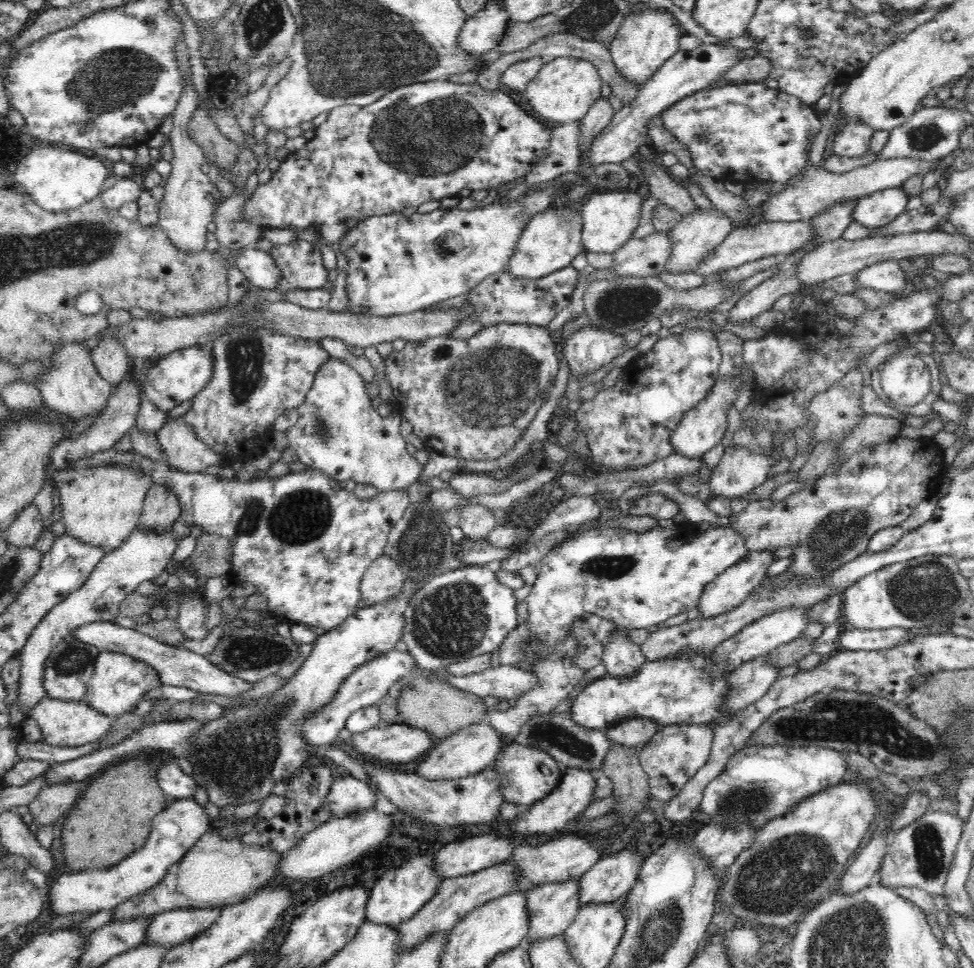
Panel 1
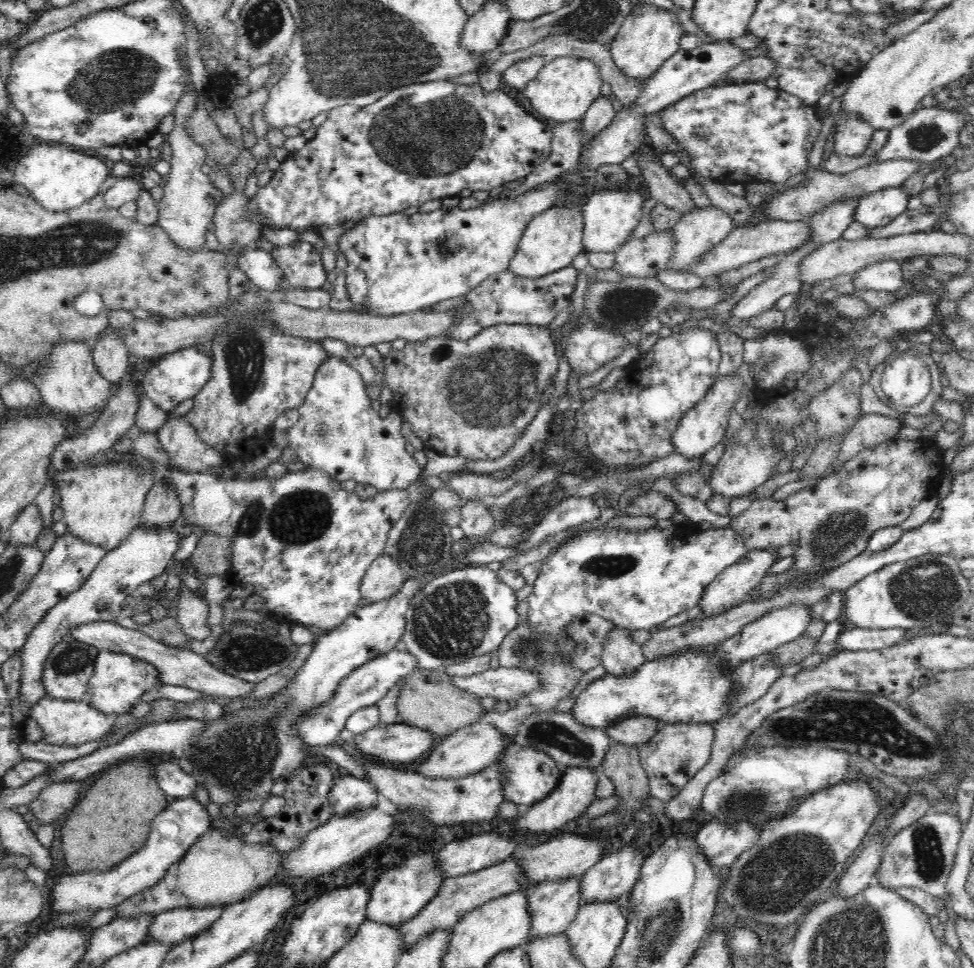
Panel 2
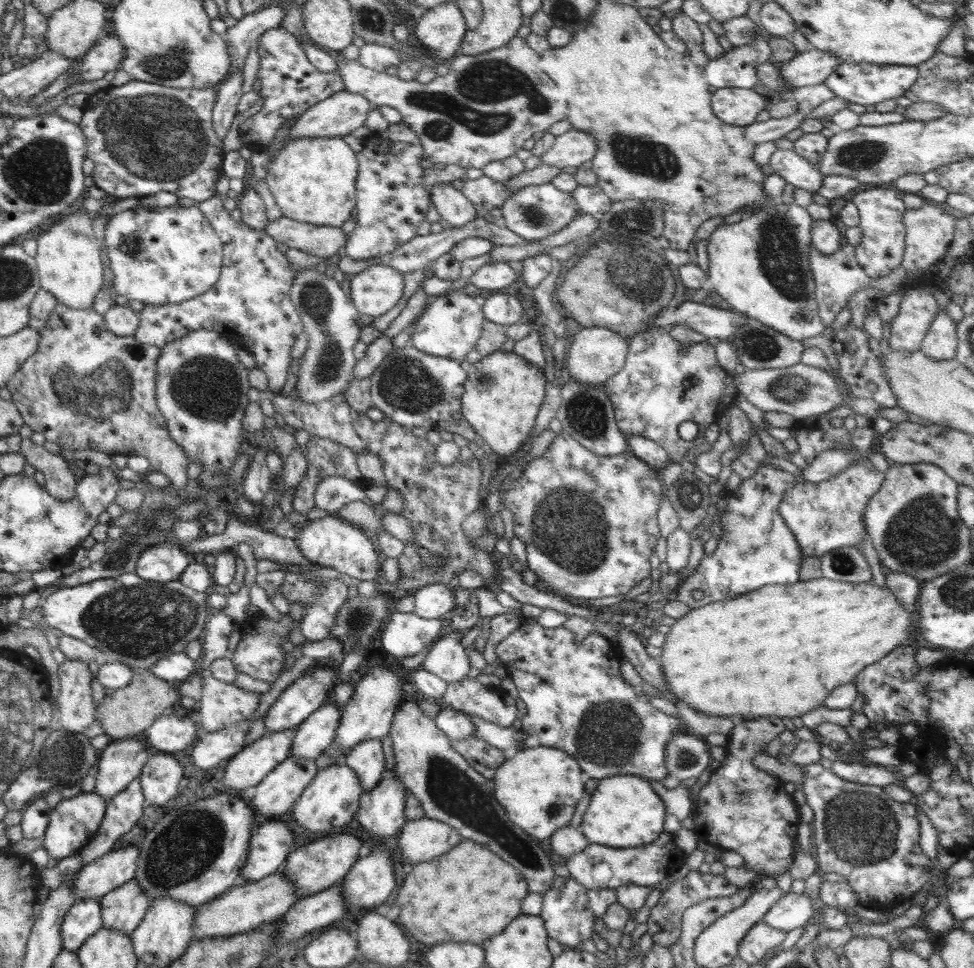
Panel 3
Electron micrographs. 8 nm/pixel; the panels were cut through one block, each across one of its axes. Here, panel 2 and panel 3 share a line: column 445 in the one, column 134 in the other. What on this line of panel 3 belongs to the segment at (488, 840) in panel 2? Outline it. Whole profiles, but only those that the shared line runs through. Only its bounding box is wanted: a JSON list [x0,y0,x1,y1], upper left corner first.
[74,845,140,900]

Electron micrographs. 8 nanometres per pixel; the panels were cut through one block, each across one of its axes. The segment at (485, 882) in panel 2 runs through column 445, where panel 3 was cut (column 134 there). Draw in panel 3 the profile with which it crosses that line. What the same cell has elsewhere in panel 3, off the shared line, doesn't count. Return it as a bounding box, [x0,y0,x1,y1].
[99,879,150,936]

